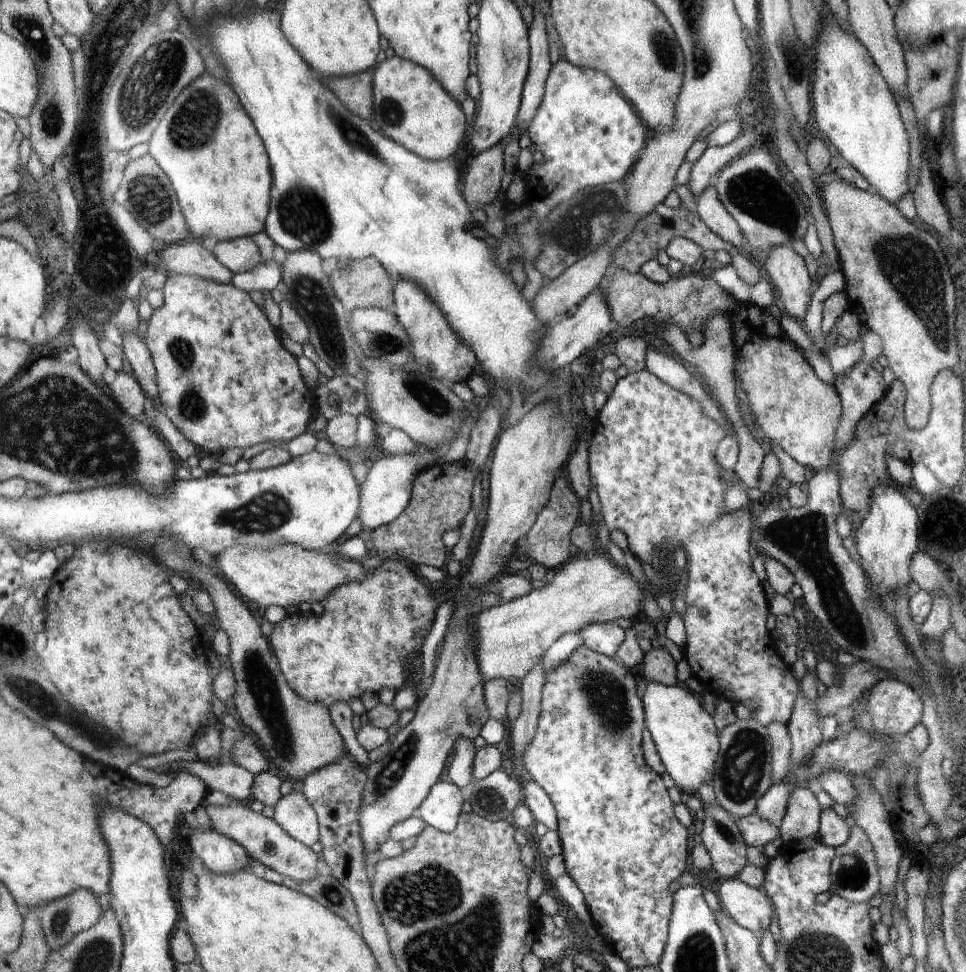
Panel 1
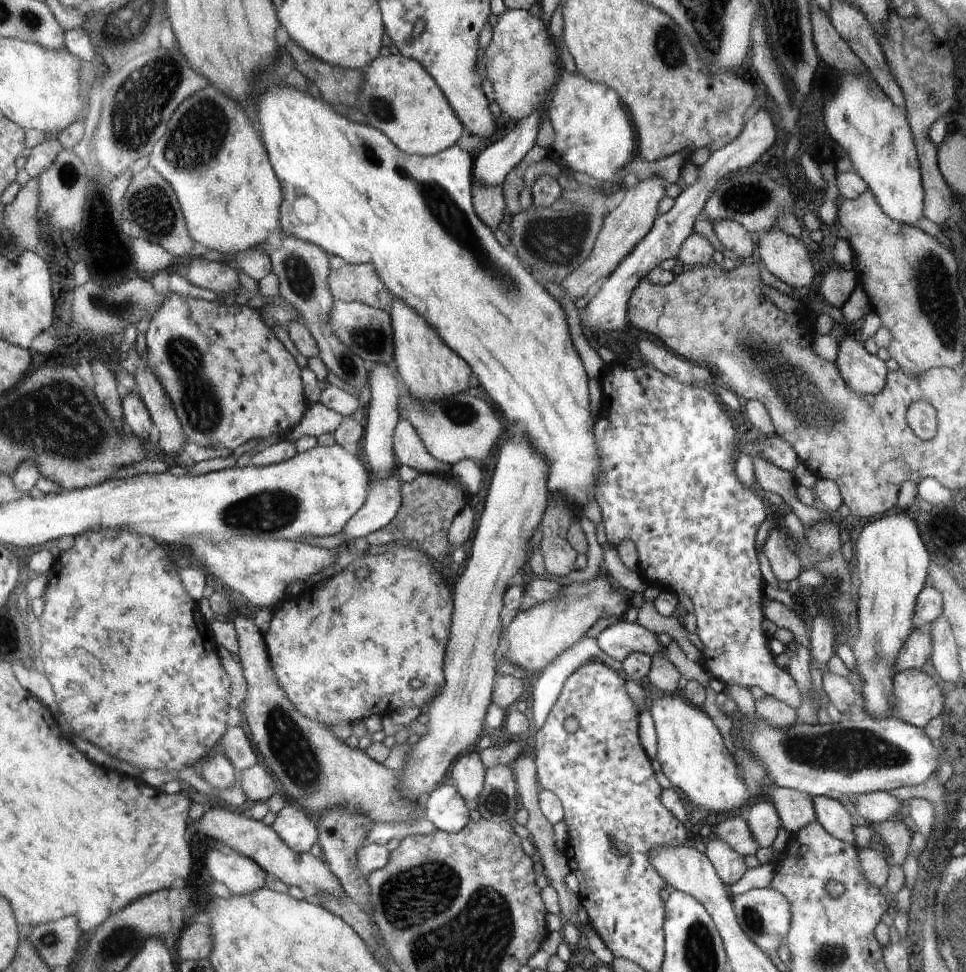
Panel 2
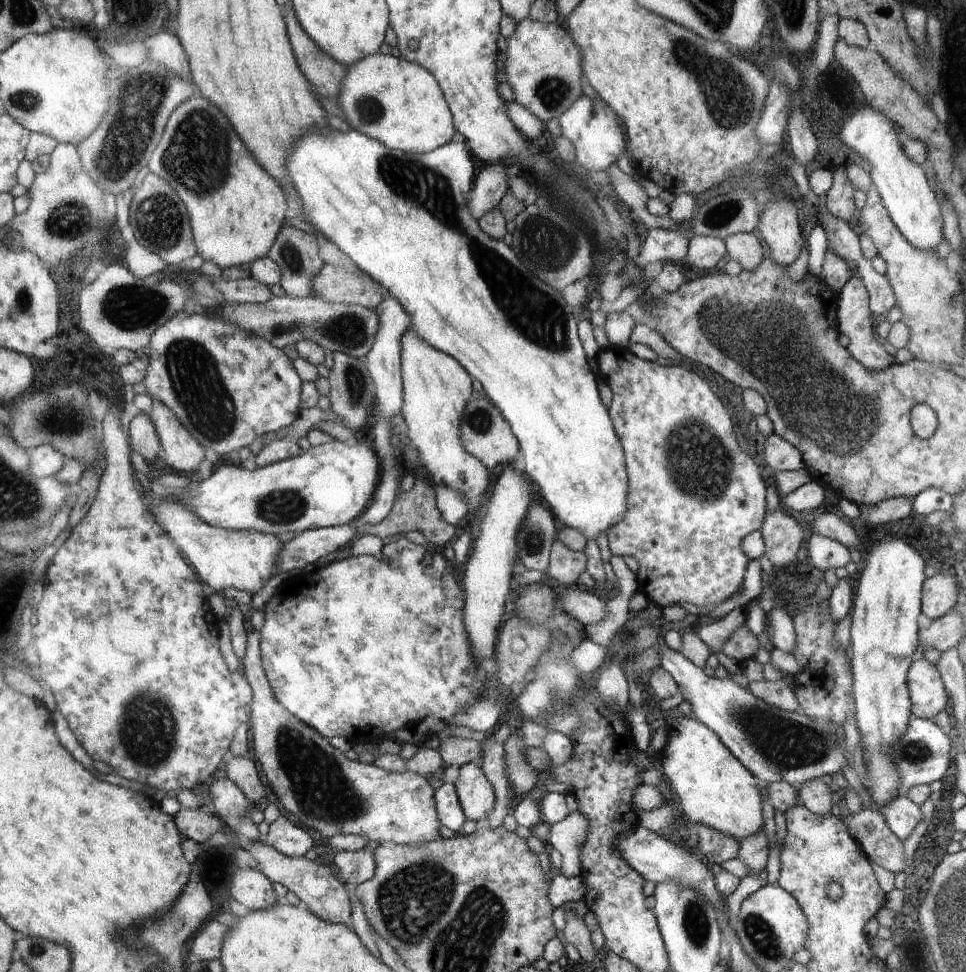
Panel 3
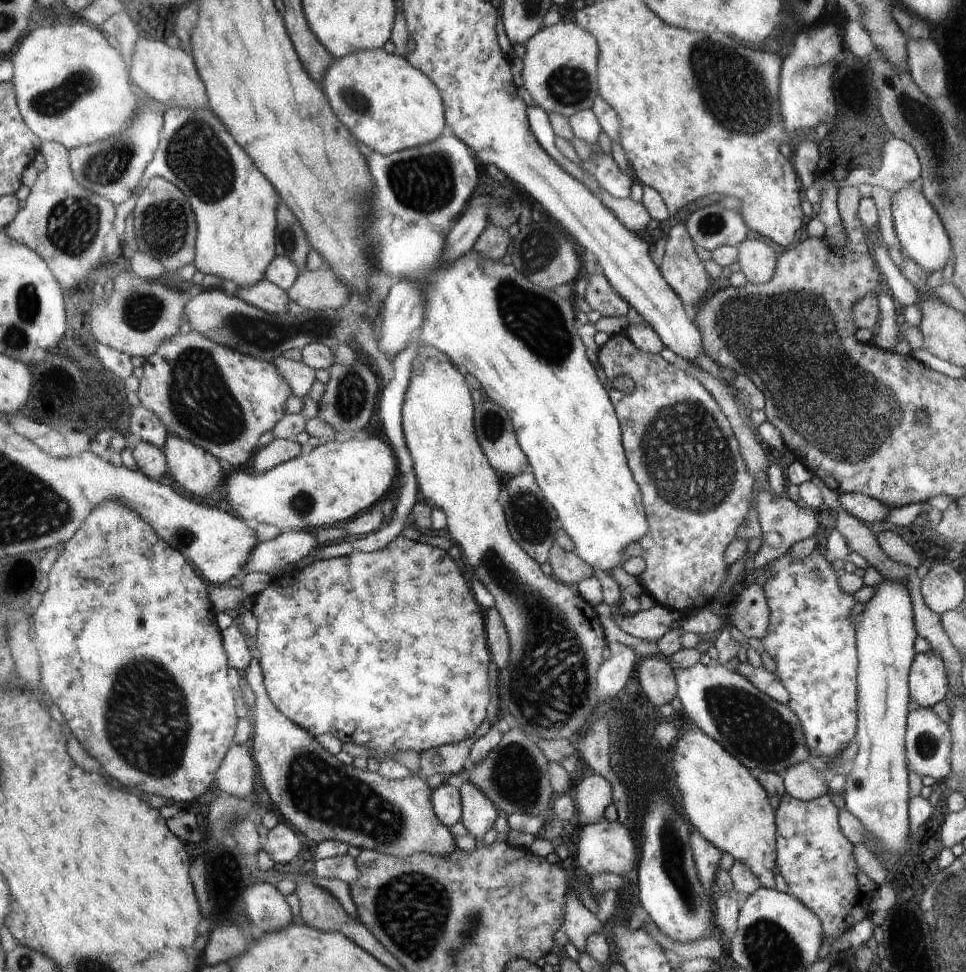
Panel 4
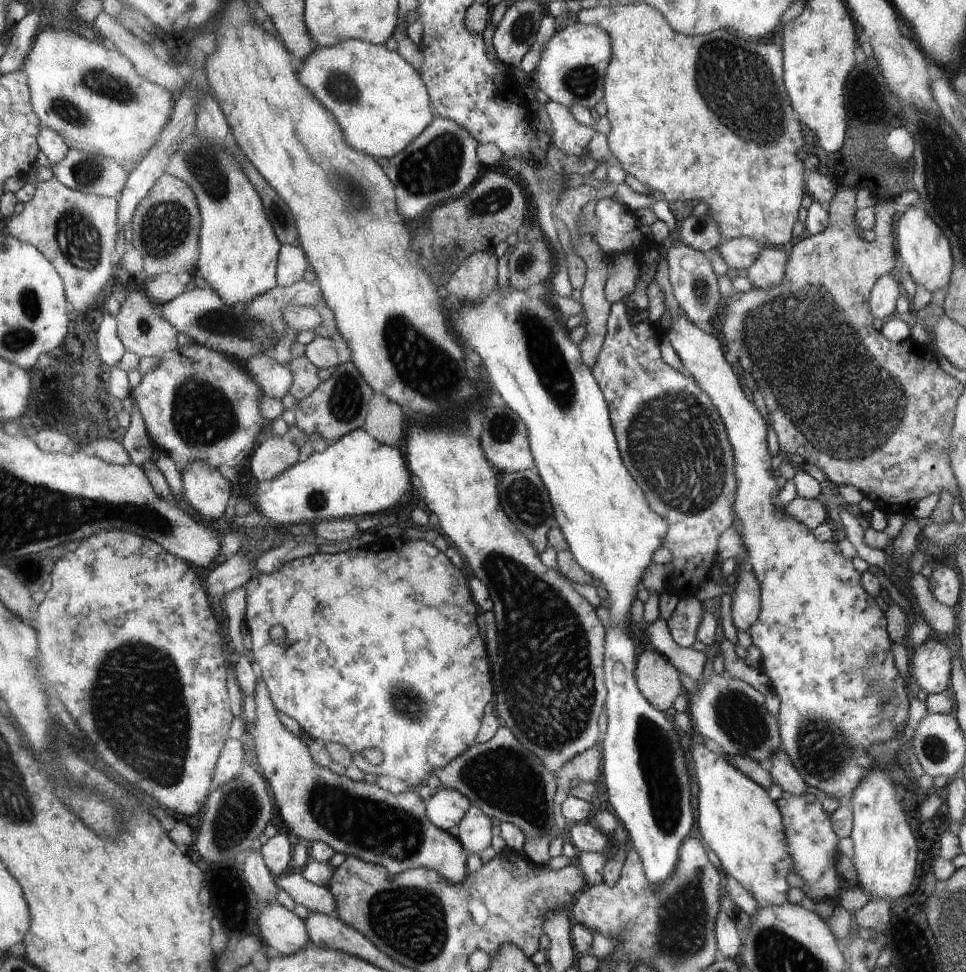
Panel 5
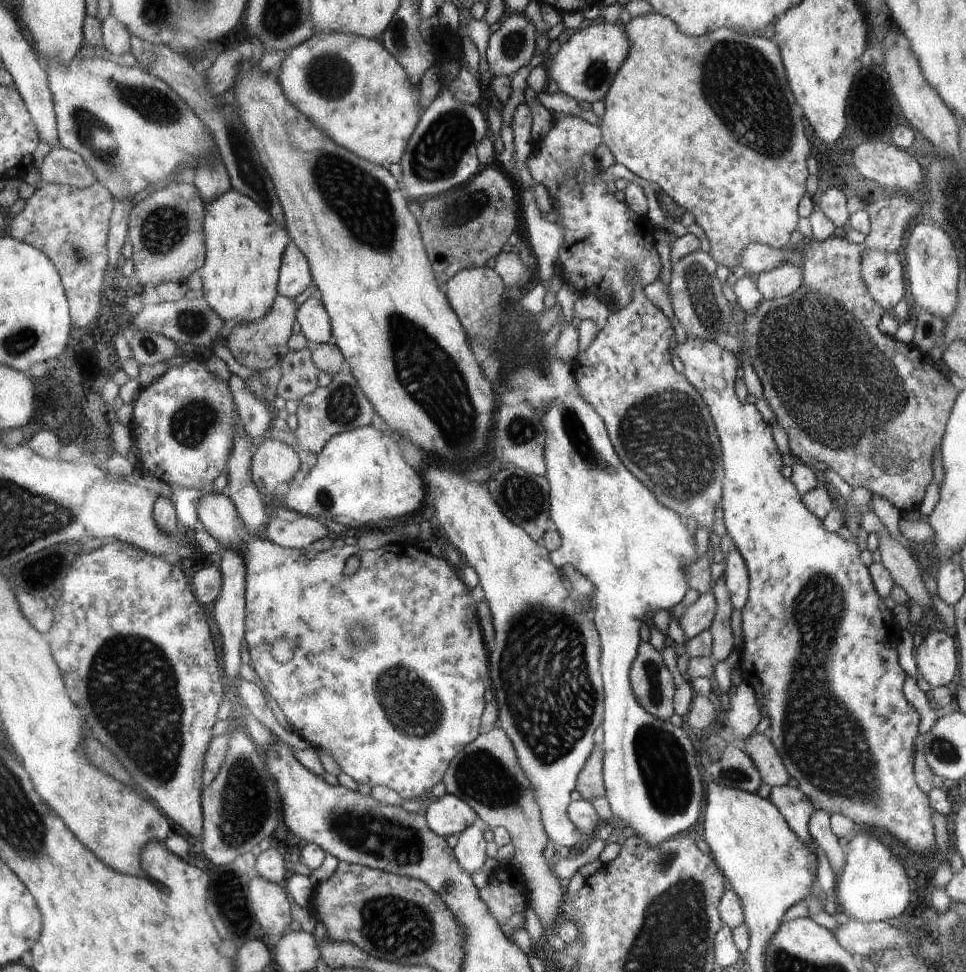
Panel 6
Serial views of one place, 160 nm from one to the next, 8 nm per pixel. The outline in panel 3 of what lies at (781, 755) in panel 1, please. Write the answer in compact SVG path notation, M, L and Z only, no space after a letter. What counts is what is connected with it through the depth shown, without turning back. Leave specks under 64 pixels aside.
M782 681L750 682L748 689L754 697L762 700L767 706L776 706L778 710L784 710L784 712L800 712L800 704L793 691Z

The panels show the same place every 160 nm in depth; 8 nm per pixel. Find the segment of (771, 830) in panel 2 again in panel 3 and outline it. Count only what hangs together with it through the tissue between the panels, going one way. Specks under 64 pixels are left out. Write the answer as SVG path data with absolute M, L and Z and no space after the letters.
M764 828L756 836L748 836L741 841L737 858L746 864L748 874L759 877L767 869L768 857L768 838Z

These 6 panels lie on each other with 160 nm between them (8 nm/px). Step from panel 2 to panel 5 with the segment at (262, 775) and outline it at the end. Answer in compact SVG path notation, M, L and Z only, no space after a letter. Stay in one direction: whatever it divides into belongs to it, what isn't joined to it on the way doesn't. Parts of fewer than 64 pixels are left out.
M228 737L218 757L210 789L219 789L223 784L240 776L245 762L242 743L238 739Z

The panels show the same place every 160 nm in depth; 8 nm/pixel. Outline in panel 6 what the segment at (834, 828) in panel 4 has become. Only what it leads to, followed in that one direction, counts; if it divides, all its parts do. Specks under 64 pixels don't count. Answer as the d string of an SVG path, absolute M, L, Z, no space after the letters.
M794 786L772 787L768 799L782 814L793 834L800 838L800 842L808 848L812 856L818 856L812 840L812 834L808 830L808 824L814 811L812 802Z

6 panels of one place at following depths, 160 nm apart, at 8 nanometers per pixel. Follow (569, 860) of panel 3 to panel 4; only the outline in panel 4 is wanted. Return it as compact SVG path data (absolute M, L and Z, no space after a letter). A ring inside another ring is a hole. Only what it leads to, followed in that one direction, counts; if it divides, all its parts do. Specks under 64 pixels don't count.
M595 773L573 788L572 798L577 808L573 821L579 831L584 825L595 823L604 816L604 810L612 803L612 786L603 776ZM571 887L565 896L562 930L578 951L584 951L586 939L592 933L606 932L606 926L579 900Z

